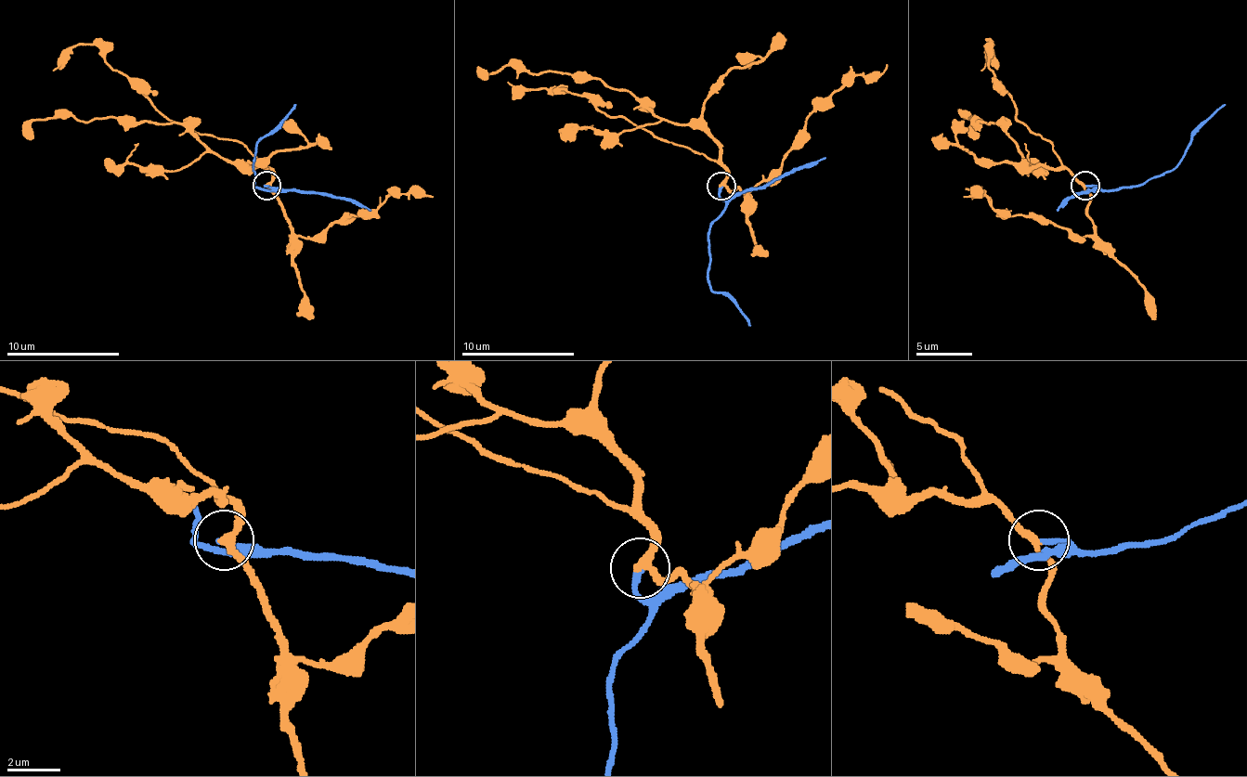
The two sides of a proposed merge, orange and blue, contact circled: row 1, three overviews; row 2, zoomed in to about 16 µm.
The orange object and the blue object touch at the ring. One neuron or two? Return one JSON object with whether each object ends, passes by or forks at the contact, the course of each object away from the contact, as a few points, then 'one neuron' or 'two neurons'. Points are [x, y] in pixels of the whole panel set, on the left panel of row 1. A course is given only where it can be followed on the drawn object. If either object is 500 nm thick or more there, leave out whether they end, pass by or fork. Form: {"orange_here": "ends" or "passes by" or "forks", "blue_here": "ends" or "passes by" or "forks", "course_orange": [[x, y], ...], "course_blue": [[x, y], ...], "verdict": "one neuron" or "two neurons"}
{"orange_here": "passes by", "blue_here": "ends", "course_orange": [[266, 185], [271, 179], [266, 167], [246, 167], [206, 150], [173, 123], [48, 116], [34, 120], [25, 139]], "course_blue": [[266, 185], [271, 190], [254, 187], [254, 148], [297, 105]], "verdict": "one neuron"}

